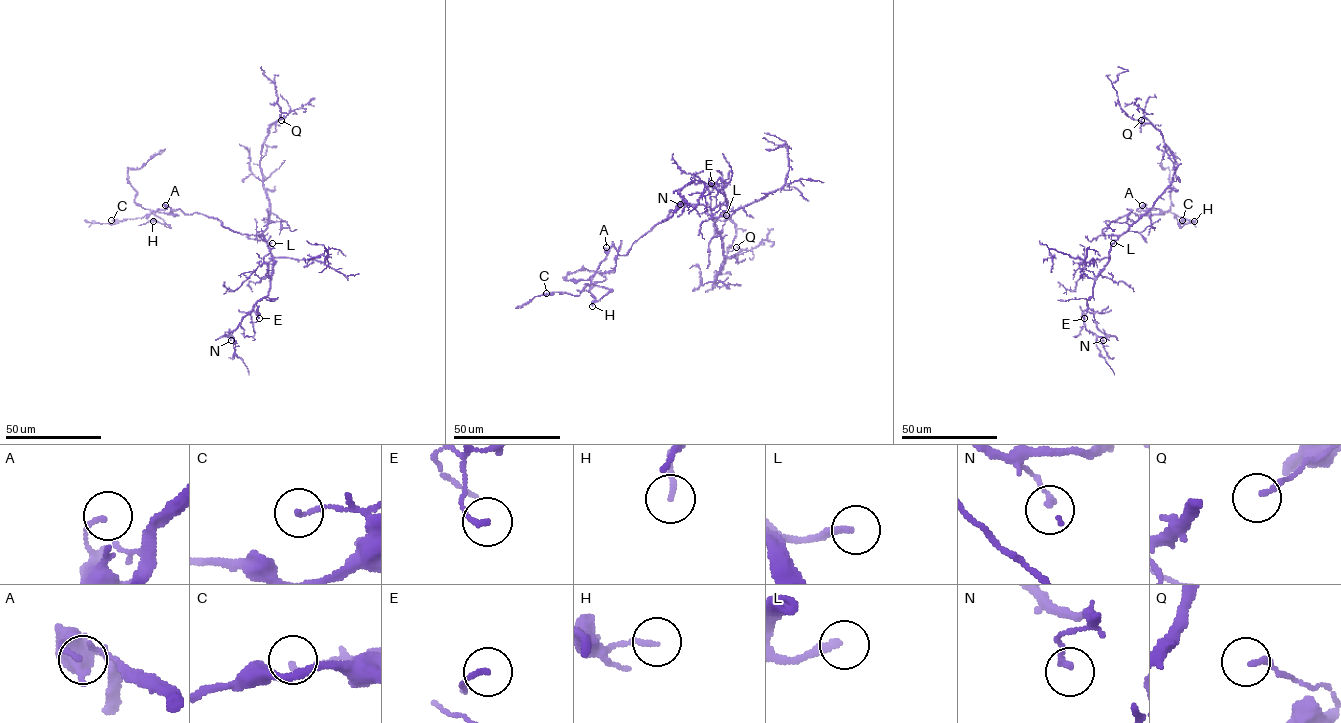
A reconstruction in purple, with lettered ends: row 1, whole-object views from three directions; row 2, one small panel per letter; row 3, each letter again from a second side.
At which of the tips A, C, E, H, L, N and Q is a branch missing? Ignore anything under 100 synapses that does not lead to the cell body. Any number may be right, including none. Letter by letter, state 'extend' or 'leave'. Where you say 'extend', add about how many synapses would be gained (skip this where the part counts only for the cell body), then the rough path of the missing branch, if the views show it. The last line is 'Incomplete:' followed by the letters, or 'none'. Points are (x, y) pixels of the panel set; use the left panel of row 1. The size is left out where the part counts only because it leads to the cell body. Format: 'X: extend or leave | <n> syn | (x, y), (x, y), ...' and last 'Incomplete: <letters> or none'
A: leave
C: leave
E: leave
H: leave
L: extend | (272, 243), (289, 247), (324, 246), (352, 236), (363, 209), (369, 203), (388, 194), (395, 194)
N: leave
Q: leave
Incomplete: L

